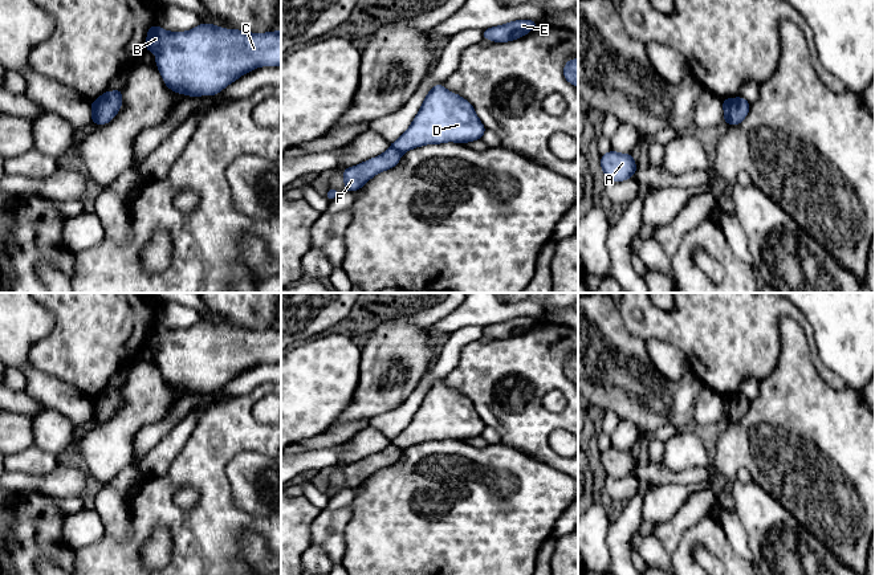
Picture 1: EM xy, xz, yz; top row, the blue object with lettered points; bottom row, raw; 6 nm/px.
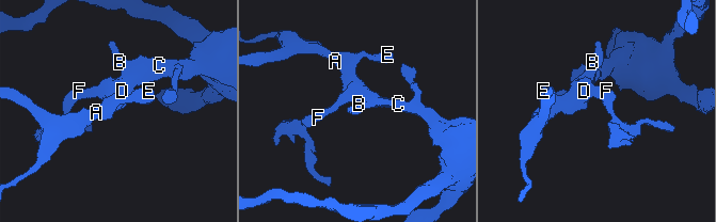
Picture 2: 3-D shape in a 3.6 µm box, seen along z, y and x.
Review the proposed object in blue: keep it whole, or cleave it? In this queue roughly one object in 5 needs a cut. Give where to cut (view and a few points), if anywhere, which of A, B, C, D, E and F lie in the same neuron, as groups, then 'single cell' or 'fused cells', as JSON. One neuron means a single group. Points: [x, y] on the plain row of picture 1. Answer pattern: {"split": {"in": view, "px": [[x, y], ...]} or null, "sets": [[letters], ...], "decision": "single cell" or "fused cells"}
{"split": {"in": "yz", "px": [[735, 395], [731, 403], [729, 420]]}, "sets": [["A", "B", "C", "D", "E"], ["F"]], "decision": "fused cells"}

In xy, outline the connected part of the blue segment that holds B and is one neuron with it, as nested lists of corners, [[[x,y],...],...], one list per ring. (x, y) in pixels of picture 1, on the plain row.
[[[156,321],[147,327],[145,347],[154,348],[163,379],[190,393],[216,392],[243,371],[260,363],[281,363],[281,329],[249,330],[199,321],[188,329],[168,329]]]

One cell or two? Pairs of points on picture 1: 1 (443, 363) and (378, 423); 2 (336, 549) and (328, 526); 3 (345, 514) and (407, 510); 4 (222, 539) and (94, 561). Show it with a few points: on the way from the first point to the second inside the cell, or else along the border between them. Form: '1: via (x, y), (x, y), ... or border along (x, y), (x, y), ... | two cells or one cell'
1: via (426, 382), (414, 400), (397, 418) | one cell
2: via (332, 543), (328, 531) | one cell
3: border along (349, 506), (350, 520), (344, 530), (345, 545) | two cells
4: via (190, 529), (174, 521), (154, 521), (126, 551) | one cell

